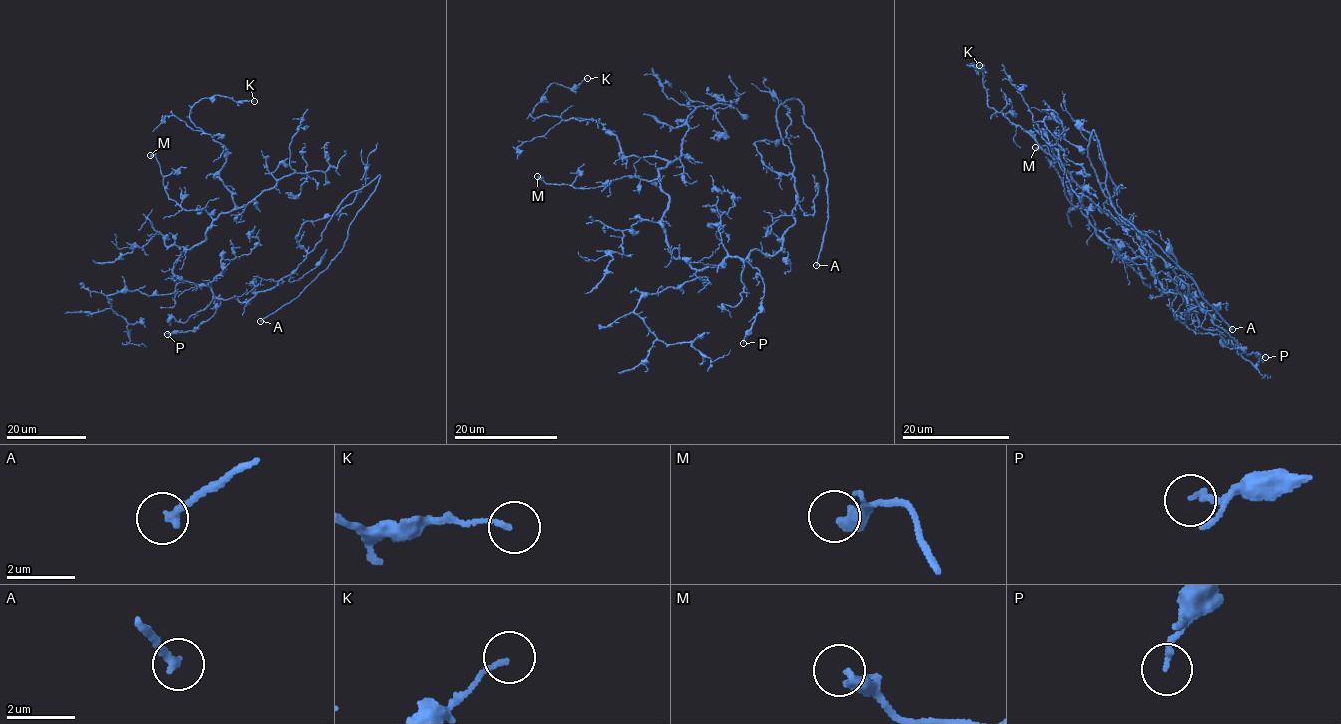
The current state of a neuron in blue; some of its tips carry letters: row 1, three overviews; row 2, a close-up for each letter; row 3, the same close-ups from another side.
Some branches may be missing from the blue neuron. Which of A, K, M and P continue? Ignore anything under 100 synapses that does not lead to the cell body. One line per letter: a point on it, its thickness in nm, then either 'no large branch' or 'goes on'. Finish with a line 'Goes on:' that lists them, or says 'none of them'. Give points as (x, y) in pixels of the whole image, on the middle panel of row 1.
A: (816, 265) | 240 nm | goes on
K: (587, 78) | 120 nm | no large branch
M: (537, 176) | 400 nm | no large branch
P: (743, 343) | 170 nm | no large branch
Goes on: A

